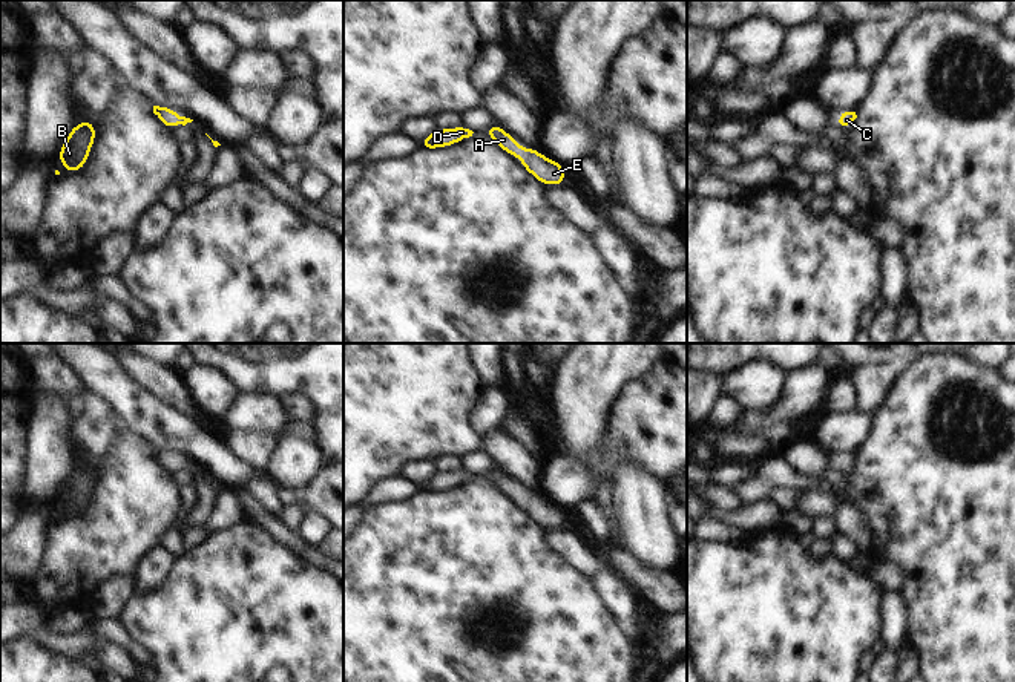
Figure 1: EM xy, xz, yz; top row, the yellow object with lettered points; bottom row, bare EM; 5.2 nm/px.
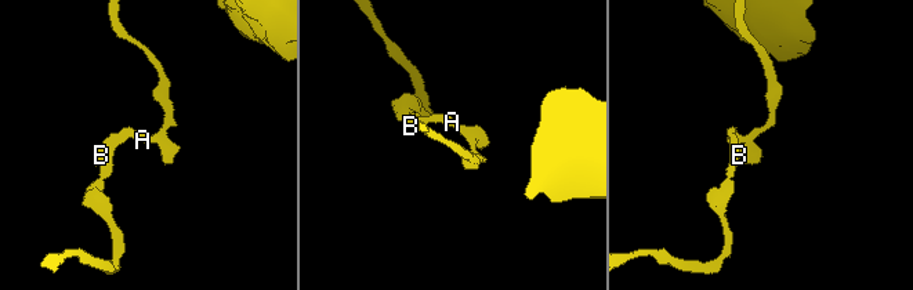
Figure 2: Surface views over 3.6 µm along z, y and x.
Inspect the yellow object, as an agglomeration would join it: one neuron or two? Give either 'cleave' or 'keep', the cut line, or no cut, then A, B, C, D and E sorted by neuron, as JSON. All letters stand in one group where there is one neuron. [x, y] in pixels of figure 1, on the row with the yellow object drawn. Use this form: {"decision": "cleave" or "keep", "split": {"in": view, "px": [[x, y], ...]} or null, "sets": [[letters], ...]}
{"decision": "keep", "split": null, "sets": [["A", "B", "C", "D", "E"]]}

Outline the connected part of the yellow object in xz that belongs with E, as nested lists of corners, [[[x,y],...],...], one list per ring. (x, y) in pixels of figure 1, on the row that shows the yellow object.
[[[492,124],[489,129],[485,129],[485,132],[503,152],[518,158],[524,170],[543,185],[561,185],[566,181],[563,164],[541,155],[537,149],[523,149],[520,143],[500,126]]]

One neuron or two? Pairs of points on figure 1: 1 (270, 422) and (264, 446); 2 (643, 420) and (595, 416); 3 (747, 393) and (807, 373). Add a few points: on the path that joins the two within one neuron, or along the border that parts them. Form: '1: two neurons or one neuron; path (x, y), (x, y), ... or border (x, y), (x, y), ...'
1: two neurons; border (232, 429), (267, 431), (276, 439)
2: two neurons; border (624, 385), (609, 408), (607, 428), (600, 452)
3: two neurons; border (753, 360), (785, 377), (764, 411)

